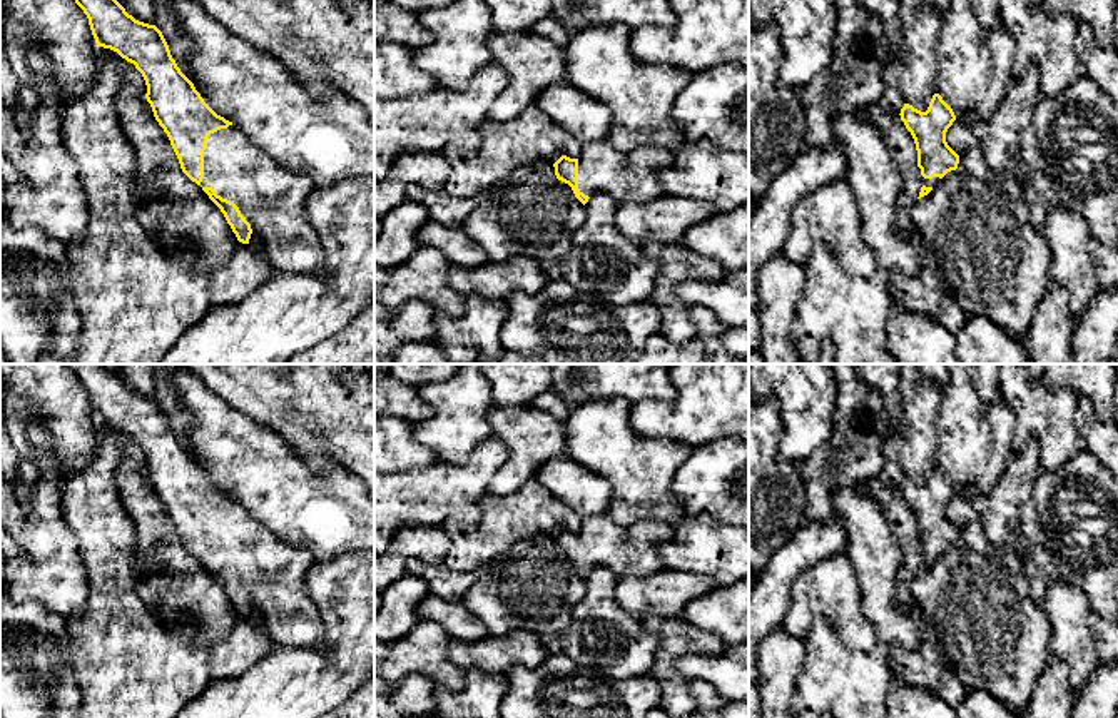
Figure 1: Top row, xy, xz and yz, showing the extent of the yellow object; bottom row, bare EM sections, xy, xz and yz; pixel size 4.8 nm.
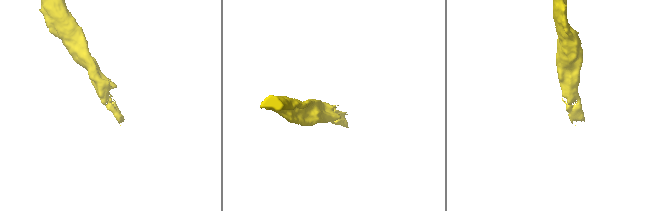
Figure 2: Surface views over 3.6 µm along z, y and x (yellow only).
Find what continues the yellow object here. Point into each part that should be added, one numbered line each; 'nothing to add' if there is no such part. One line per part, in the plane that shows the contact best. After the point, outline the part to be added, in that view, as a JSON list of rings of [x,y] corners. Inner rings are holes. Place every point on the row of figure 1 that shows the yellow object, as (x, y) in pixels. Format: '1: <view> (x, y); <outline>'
1: xy (271, 197); [[[234,124],[209,135],[201,185],[212,187],[217,195],[239,207],[252,229],[249,242],[252,239],[259,242],[259,250],[272,271],[294,274],[324,269],[324,250],[306,215],[306,199],[316,187],[314,182],[307,175],[277,164]]]

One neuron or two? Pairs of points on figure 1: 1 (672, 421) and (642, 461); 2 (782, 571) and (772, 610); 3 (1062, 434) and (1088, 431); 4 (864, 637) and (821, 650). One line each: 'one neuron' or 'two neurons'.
1: two neurons
2: one neuron
3: two neurons
4: two neurons

